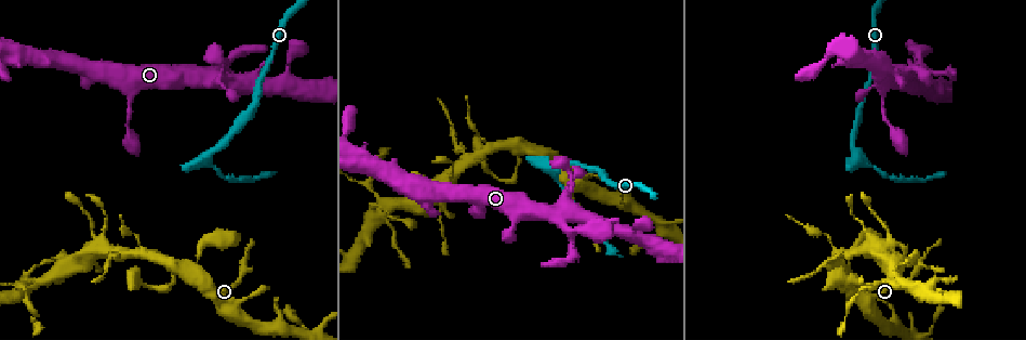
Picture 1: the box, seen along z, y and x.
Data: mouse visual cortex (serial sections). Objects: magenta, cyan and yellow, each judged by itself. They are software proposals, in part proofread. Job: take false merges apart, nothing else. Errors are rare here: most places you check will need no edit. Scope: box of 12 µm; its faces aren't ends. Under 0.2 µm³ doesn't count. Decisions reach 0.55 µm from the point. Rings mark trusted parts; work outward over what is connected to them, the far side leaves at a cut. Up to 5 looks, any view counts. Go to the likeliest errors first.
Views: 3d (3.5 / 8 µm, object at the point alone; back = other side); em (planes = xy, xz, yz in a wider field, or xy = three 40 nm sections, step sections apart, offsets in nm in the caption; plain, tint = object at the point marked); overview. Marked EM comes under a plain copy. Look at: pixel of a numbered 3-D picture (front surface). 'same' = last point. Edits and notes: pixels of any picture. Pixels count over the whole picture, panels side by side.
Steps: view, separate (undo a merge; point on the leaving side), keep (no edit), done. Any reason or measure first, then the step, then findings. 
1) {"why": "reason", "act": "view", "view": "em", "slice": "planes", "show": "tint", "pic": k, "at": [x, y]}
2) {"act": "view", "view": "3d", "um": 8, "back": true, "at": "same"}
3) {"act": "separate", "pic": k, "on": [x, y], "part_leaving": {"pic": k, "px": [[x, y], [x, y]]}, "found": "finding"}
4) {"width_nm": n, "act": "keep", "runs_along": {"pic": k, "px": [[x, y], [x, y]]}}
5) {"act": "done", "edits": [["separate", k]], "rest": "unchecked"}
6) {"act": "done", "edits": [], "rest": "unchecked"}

{"why": "sharp bend", "act": "view", "view": "3d", "um": 3.5, "pic": 1, "at": [556, 170]}

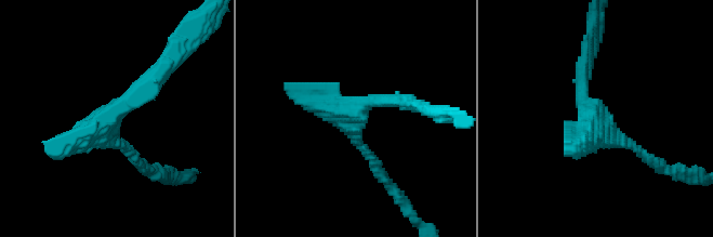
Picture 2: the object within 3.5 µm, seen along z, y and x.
{"act": "view", "view": "em", "slice": "planes", "show": "tint", "pic": 2, "at": [110, 116]}

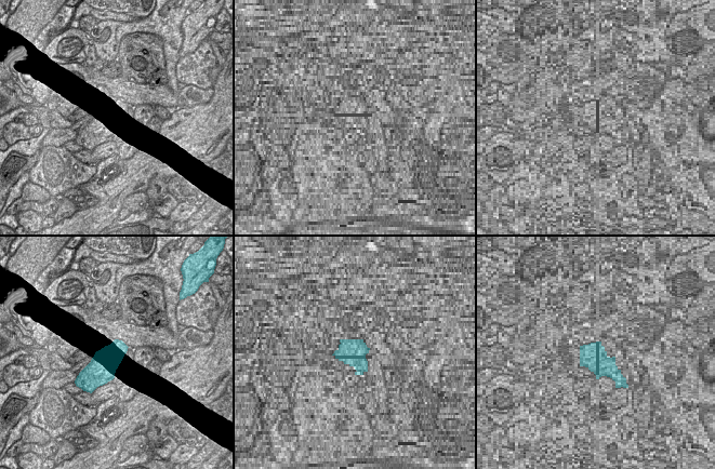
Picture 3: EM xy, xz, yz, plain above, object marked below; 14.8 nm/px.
{"act": "keep", "runs_along": {"pic": 2, "px": [[584, 65], [590, 112], [645, 155]]}, "found": "continuous, no second cell"}

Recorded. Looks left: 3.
{"why": "three arms meet", "act": "view", "view": "3d", "um": 3.5, "pic": 1, "at": [38, 284]}

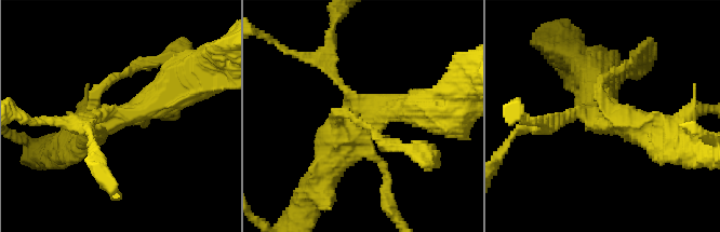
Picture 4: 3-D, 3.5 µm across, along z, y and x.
{"act": "view", "view": "em", "slice": "xy", "step": 2, "show": "tint", "pic": 4, "at": [365, 111]}

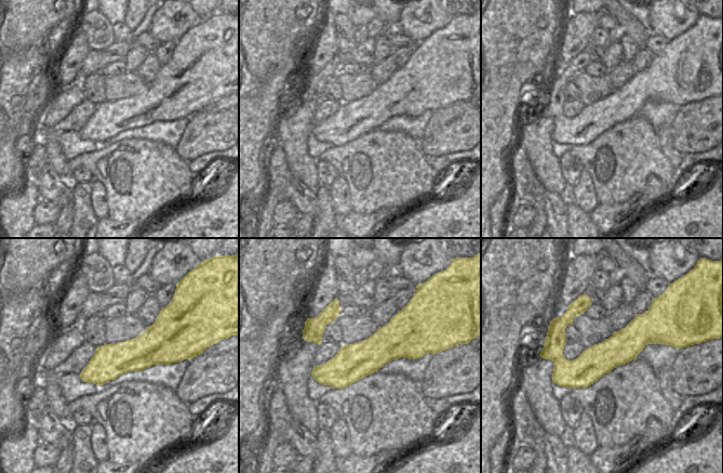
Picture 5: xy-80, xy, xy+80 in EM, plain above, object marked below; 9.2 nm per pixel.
{"act": "keep", "runs_along": {"pic": 4, "px": [[424, 109], [363, 109], [331, 167]]}, "found": "all the same cell"}

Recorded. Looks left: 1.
{"act": "done", "edits": [], "rest": "unchecked"}

